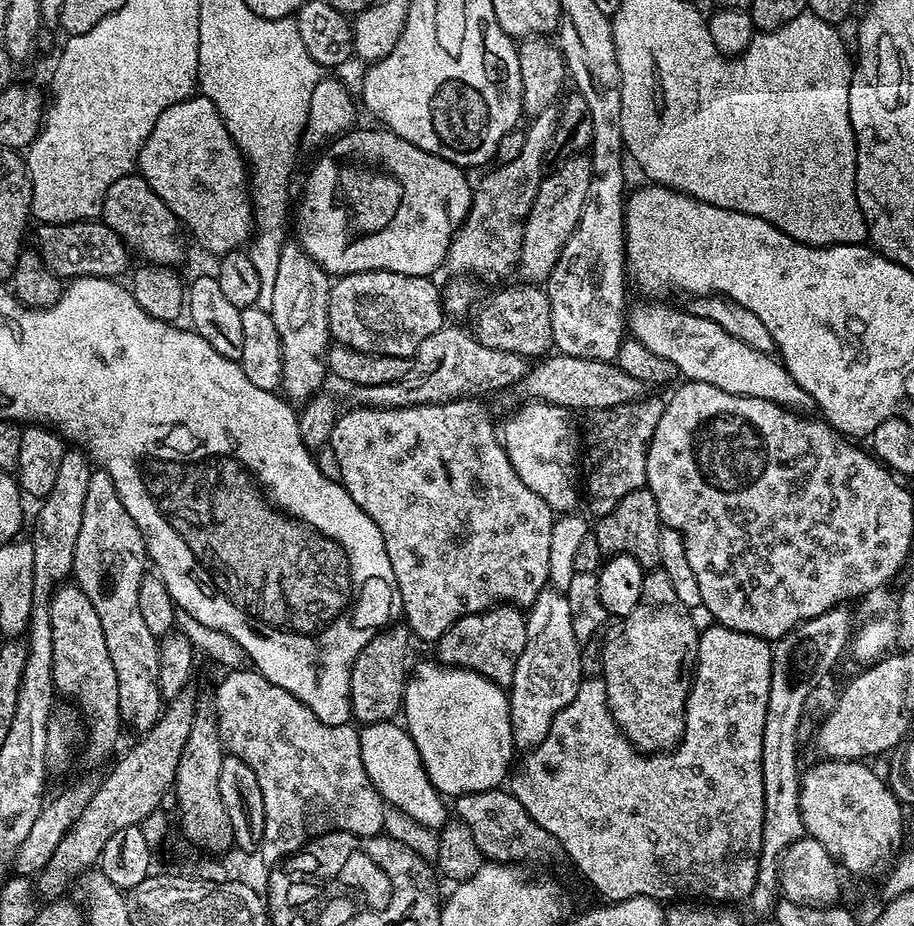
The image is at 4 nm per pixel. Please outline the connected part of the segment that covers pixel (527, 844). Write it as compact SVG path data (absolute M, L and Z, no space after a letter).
M503 787L470 790L455 797L454 804L455 815L472 828L474 842L478 842L478 850L482 850L485 861L524 866L527 860L536 864L558 852L556 839L542 830L542 826L538 826L538 822L526 814L526 806L522 806L522 802L518 802L518 798L514 798L511 791Z

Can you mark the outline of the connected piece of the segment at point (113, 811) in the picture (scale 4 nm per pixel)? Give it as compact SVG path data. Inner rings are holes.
M190 682L161 711L155 726L147 729L141 735L144 737L129 752L122 753L123 751L121 751L119 753L120 761L109 770L108 777L105 775L101 779L94 798L90 798L86 810L82 810L78 822L72 824L72 828L62 838L62 842L58 842L58 850L54 850L50 862L46 862L44 869L38 873L38 892L41 897L63 897L65 895L64 887L67 886L68 880L75 881L77 877L89 871L99 861L100 852L106 846L106 842L110 842L110 834L118 834L118 830L126 830L126 826L140 825L148 815L163 805L164 795L167 792L169 795L176 783L178 758L182 758L182 746L186 746L186 738L190 738L190 726L194 722L197 703L195 683Z

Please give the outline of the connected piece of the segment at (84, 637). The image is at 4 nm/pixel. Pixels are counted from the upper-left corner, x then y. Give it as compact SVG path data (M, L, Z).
M65 582L52 594L50 630L54 630L54 686L61 697L73 696L88 727L84 752L92 760L104 760L117 751L122 717L118 706L118 674L106 650L106 634L94 602L75 582Z

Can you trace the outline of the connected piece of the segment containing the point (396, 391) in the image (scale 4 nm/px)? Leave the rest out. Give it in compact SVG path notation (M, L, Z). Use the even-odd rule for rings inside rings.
M445 326L438 329L422 346L418 346L412 360L412 369L406 378L398 382L386 382L386 386L353 387L351 403L369 408L409 408L419 404L445 404L451 400L483 397L483 392L510 389L520 383L529 372L525 357L510 354L490 346L482 346L471 331Z

